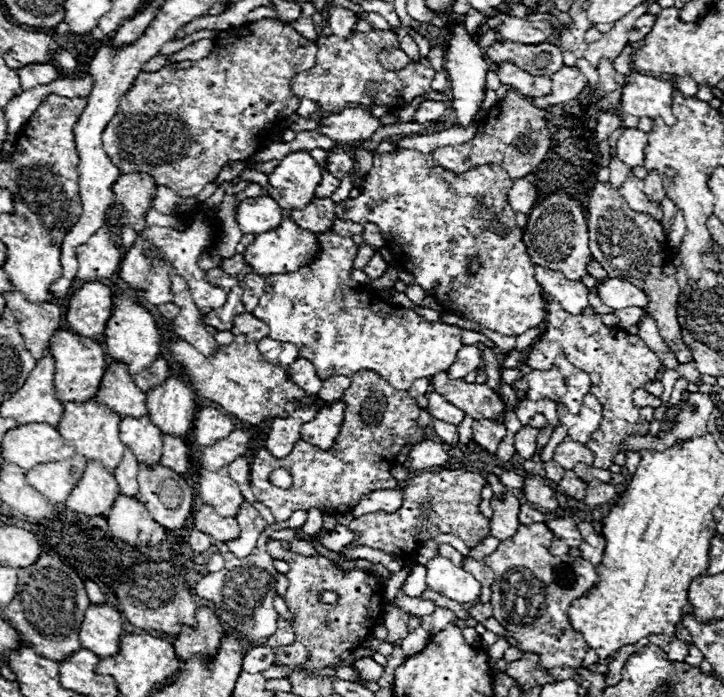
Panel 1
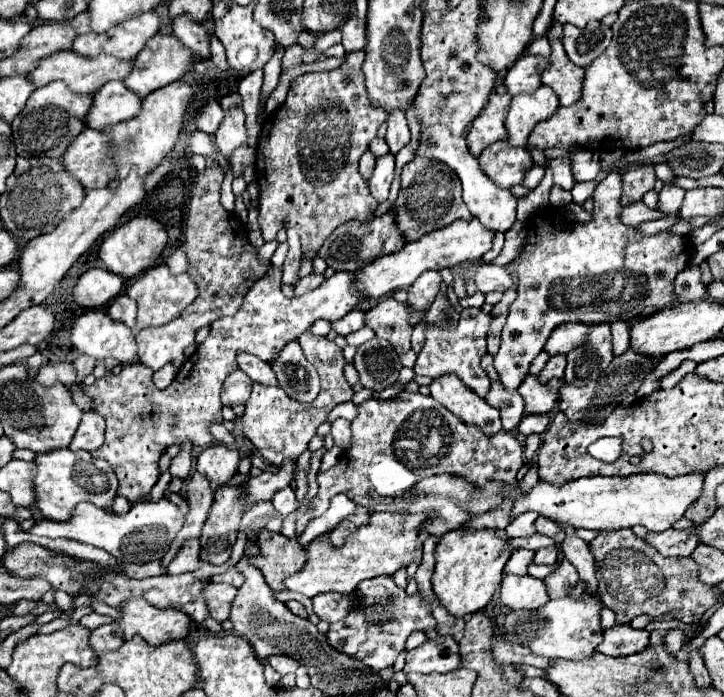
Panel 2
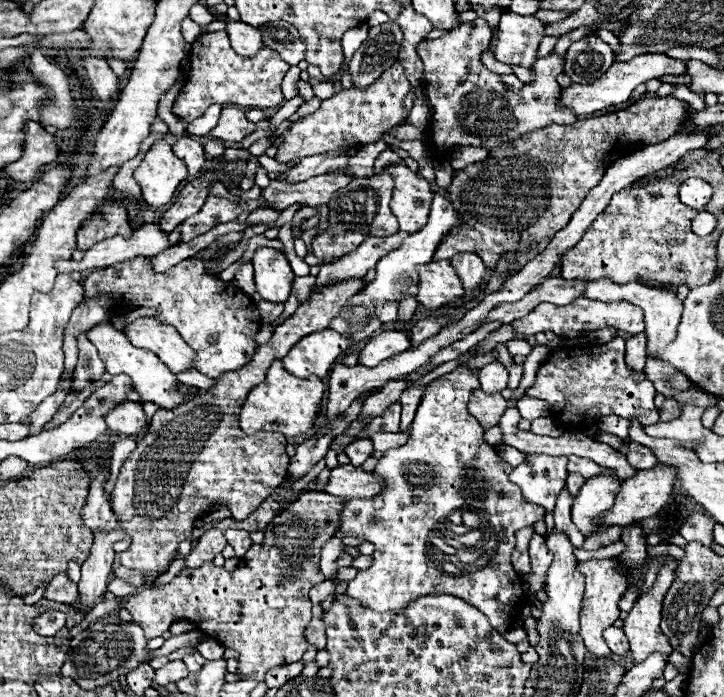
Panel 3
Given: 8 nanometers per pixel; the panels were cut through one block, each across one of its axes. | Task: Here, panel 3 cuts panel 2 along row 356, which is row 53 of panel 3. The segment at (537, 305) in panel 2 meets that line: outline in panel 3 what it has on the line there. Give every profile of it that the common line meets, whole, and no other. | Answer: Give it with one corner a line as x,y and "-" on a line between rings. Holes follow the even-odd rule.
504,12
500,18
500,32
494,56
498,62
504,64
518,64
524,68
532,68
534,54
538,50
542,36
544,36
544,22
536,20
534,16

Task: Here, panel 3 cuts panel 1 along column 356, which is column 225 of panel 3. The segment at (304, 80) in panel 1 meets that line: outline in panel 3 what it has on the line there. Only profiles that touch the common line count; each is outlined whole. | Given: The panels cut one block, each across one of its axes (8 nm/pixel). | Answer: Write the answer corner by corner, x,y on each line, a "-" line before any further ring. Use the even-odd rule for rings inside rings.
206,32
192,42
190,50
190,72
188,84
178,94
172,106
172,114
182,118
184,122
192,122
200,118
208,106
226,104
226,106
244,106
244,108
274,108
284,102
280,84
284,74
288,72
288,64
270,48
262,48
254,58
238,56
228,42
228,34

